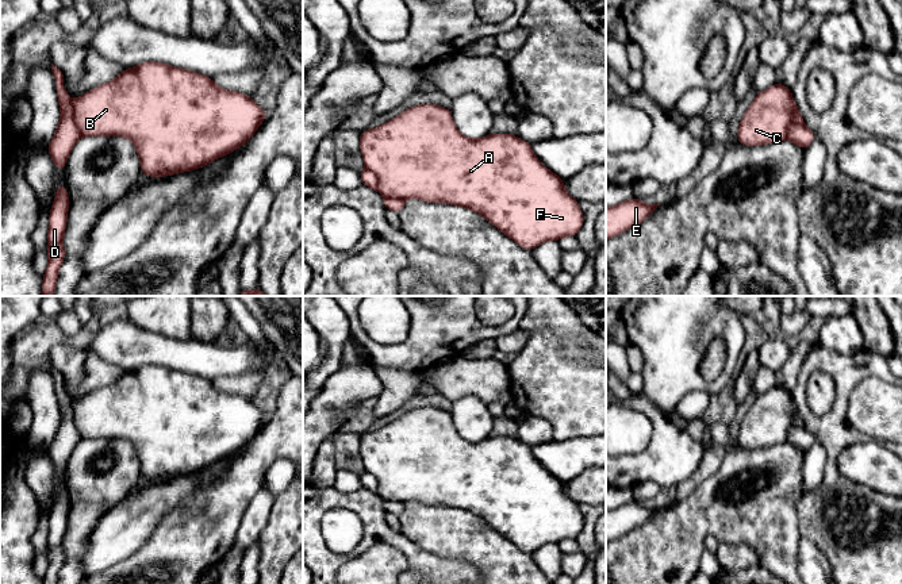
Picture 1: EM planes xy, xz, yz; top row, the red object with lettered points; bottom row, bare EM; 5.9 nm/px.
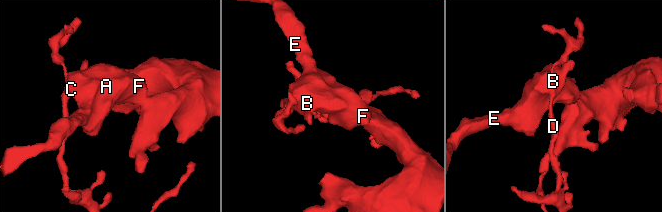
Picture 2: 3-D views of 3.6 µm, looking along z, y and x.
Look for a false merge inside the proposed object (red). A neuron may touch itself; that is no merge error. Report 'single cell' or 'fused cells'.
fused cells

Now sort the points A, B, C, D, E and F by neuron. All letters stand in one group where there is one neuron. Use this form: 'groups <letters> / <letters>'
groups A B C E F / D

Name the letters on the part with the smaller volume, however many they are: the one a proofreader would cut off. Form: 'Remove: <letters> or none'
Remove: D

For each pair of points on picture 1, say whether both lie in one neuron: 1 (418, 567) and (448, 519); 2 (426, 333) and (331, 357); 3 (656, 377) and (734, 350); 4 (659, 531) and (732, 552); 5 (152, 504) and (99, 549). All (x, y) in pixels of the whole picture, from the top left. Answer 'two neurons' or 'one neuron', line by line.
1: two neurons
2: two neurons
3: one neuron
4: two neurons
5: one neuron

